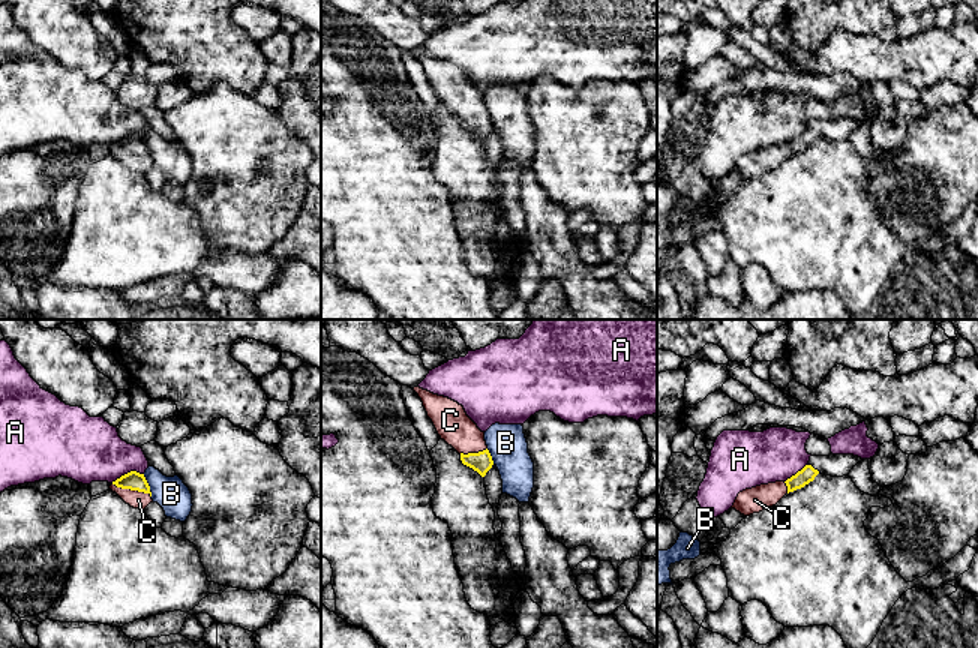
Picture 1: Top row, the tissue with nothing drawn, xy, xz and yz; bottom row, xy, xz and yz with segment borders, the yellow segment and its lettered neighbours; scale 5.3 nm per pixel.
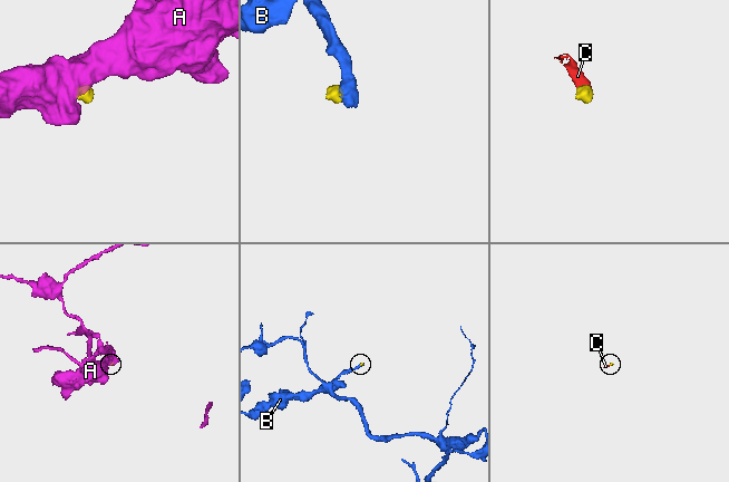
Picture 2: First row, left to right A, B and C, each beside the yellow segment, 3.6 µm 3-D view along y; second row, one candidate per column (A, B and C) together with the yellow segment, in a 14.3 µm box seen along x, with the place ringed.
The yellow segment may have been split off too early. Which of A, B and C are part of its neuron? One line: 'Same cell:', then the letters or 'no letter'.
Same cell: C

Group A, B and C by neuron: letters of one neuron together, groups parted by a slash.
A / B / C

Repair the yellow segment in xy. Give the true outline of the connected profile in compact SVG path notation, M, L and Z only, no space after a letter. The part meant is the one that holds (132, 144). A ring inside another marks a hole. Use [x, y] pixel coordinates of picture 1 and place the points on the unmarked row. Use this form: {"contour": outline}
{"contour": "M130 135L111 147L110 153L116 156L126 168L134 172L144 174L152 164L150 150L136 135Z"}

